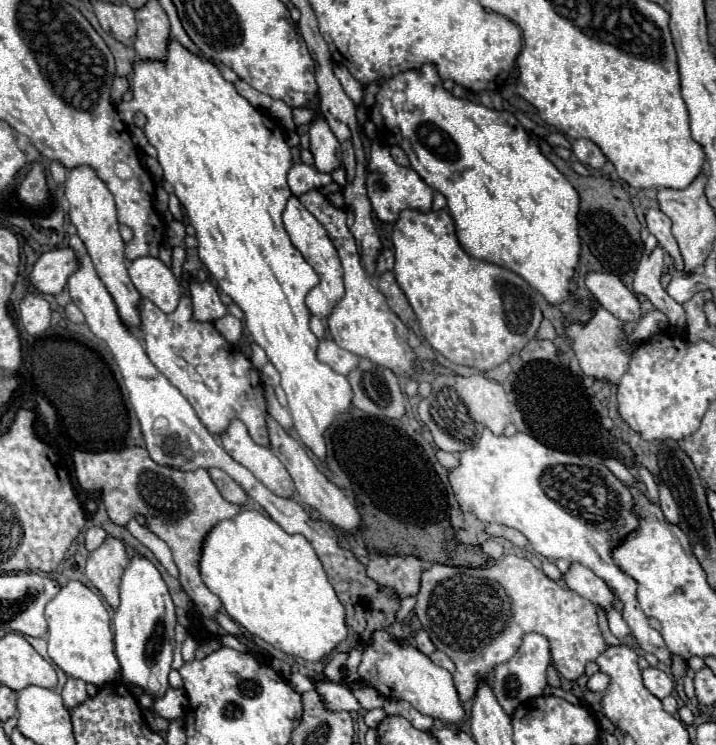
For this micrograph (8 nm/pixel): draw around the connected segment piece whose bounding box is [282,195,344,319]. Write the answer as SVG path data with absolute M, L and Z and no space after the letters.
M290 197L288 199L288 205L284 209L284 227L294 243L294 247L304 255L304 259L312 265L312 269L318 273L320 277L320 283L308 293L306 297L306 305L310 309L312 315L320 317L320 319L326 319L332 309L336 307L336 303L344 297L344 283L342 283L342 265L340 265L340 259L338 259L338 253L336 253L336 247L332 245L326 229L316 221L316 217L312 213L308 213L304 209L304 205L300 203L298 197Z

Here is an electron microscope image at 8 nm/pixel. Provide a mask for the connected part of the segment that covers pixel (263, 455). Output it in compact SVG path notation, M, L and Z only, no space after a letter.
M234 419L226 429L226 433L220 435L220 443L232 459L248 467L252 475L262 485L266 485L274 495L286 499L294 495L294 483L286 467L268 447L262 447L252 441L248 429L240 419Z

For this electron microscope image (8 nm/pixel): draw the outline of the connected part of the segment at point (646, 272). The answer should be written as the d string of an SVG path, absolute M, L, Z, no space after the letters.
M648 235L644 245L646 249L634 275L634 293L646 295L656 309L666 313L670 325L676 331L686 331L686 317L682 305L676 303L660 283L660 277L664 273L664 249L654 235Z

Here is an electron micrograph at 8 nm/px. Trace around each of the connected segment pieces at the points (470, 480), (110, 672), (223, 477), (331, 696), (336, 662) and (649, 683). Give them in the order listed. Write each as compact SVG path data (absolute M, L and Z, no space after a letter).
M484 431L478 445L460 453L460 467L450 471L450 477L462 511L472 511L478 515L478 519L486 523L502 523L522 531L532 543L534 551L538 551L542 557L566 559L594 571L620 599L622 617L632 629L632 635L640 649L644 649L646 653L654 653L662 663L670 665L670 655L662 635L648 625L648 617L638 605L636 581L612 561L612 549L616 549L630 533L640 527L640 515L634 511L634 497L628 485L624 485L612 471L608 471L606 465L596 459L596 455L564 453L558 449L550 449L526 433L514 433L512 437L504 437Z
M66 583L60 593L46 605L46 627L48 631L44 637L24 637L31 645L30 639L46 639L48 659L54 661L68 677L82 679L96 687L102 687L116 679L120 665L114 655L110 617L98 595L92 593L84 583Z
M208 469L208 473L210 473L214 485L218 487L220 495L222 495L226 501L238 503L238 505L244 505L244 503L246 503L246 493L244 493L244 489L242 489L230 475L226 475L226 473L220 471L220 469Z
M316 681L314 689L320 695L320 699L328 711L358 711L360 709L360 705L358 705L356 697L350 693L350 689L340 683L332 683L332 681L318 683Z
M346 651L336 653L336 655L332 657L332 661L328 663L328 667L324 669L326 679L332 679L332 681L342 679L342 675L344 675L344 661L346 661L346 659L348 659L348 653L346 653Z
M646 667L642 671L642 679L644 679L644 685L646 689L656 695L658 699L664 699L666 695L672 693L674 689L674 683L672 679L662 671L662 669L656 669L656 667Z

